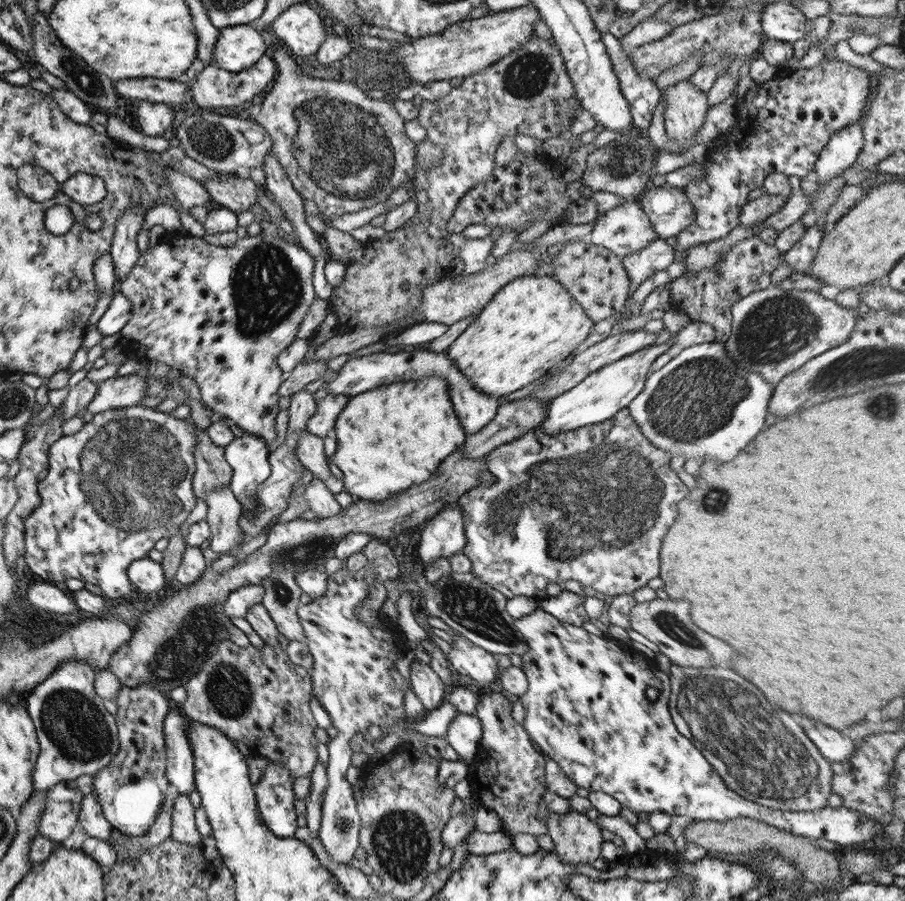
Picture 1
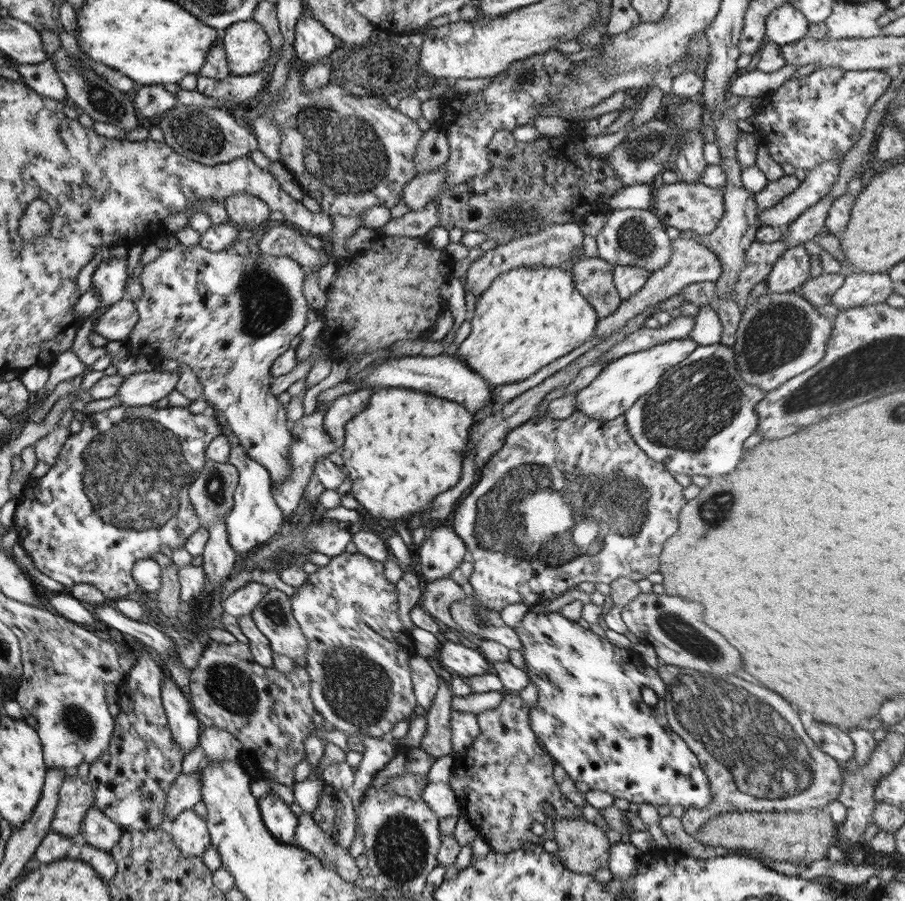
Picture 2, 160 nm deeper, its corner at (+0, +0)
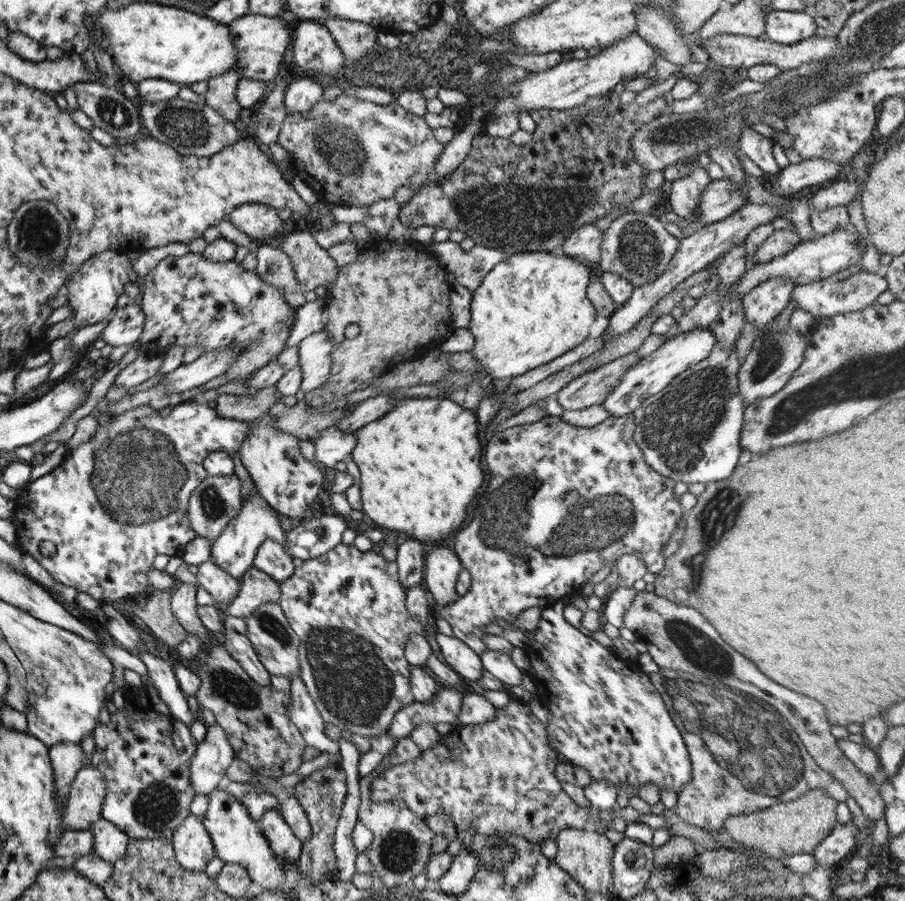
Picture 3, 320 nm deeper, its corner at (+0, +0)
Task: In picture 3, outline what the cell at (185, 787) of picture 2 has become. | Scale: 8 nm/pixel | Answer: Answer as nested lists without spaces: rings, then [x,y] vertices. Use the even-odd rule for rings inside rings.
[[[213,723],[206,727],[206,733],[201,742],[196,743],[196,749],[189,765],[189,786],[193,790],[193,796],[209,796],[213,790],[221,785],[225,778],[227,767],[234,759],[233,748],[227,740],[225,731]]]

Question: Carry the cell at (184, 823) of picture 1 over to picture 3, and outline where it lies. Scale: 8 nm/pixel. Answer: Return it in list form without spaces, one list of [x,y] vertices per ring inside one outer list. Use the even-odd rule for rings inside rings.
[[[191,814],[173,829],[169,841],[177,863],[185,870],[203,870],[215,856],[211,839],[200,818]]]

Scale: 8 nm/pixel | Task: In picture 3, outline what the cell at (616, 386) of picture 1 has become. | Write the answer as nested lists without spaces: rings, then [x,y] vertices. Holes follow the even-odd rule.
[[[708,329],[689,330],[675,335],[663,345],[659,345],[651,354],[640,358],[621,375],[619,383],[606,394],[602,402],[603,408],[611,417],[620,417],[637,410],[646,398],[663,390],[675,376],[707,358],[713,348],[715,348],[714,335]]]

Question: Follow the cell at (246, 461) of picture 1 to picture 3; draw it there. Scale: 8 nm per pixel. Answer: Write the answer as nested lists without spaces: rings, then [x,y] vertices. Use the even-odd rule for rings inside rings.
[[[254,487],[249,497],[242,498],[237,516],[230,519],[227,526],[211,541],[210,559],[213,564],[239,580],[242,574],[252,566],[257,547],[265,539],[273,539],[284,548],[286,532],[279,527],[276,515],[277,512],[260,497]]]

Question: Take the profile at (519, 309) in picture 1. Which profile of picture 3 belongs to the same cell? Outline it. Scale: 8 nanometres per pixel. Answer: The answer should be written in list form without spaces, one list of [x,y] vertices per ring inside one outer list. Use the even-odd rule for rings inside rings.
[[[557,251],[517,253],[502,258],[493,266],[471,293],[471,320],[467,326],[475,341],[469,353],[473,360],[479,361],[484,376],[489,381],[511,380],[582,344],[596,318],[586,295],[589,276],[589,264]]]

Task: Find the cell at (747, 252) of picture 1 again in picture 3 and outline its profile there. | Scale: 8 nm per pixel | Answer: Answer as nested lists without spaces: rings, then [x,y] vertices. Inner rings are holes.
[[[787,229],[774,230],[763,242],[753,249],[751,262],[764,263],[789,252],[797,243],[801,242],[799,235]]]

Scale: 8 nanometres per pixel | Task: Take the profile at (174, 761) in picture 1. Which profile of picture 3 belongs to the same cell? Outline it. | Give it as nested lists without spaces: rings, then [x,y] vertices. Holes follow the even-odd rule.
[[[135,653],[135,655],[145,665],[156,699],[163,702],[169,712],[185,726],[195,722],[196,719],[189,712],[185,696],[175,678],[171,660],[165,660],[153,654]]]

